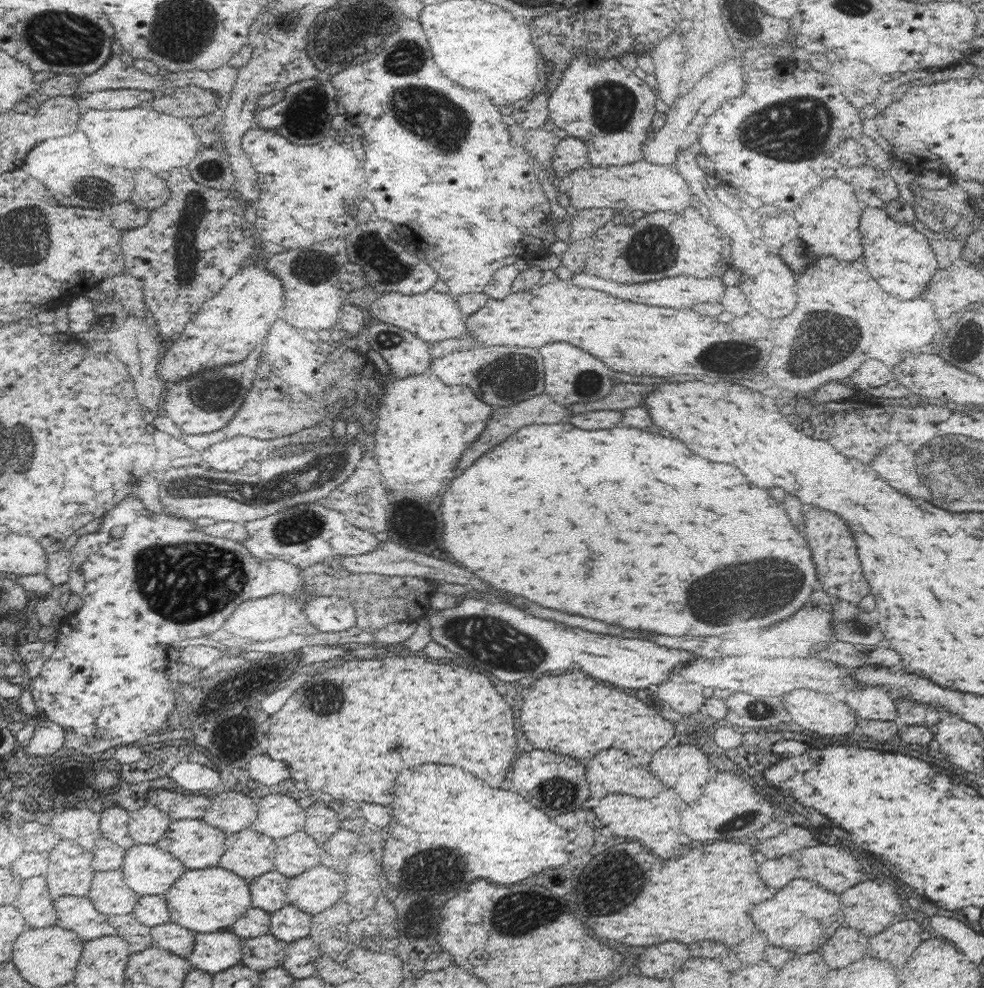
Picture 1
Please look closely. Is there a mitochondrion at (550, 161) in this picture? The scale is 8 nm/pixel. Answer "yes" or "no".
no

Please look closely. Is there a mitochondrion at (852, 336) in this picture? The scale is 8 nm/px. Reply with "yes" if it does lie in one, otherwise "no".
yes

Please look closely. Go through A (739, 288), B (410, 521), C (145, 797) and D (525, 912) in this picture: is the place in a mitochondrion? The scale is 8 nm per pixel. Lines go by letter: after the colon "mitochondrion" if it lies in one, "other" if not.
A: other
B: mitochondrion
C: other
D: mitochondrion

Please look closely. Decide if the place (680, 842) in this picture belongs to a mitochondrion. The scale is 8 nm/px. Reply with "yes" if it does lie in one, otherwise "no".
no

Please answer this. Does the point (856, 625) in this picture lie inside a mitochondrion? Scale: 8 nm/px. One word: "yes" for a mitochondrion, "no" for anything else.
yes

